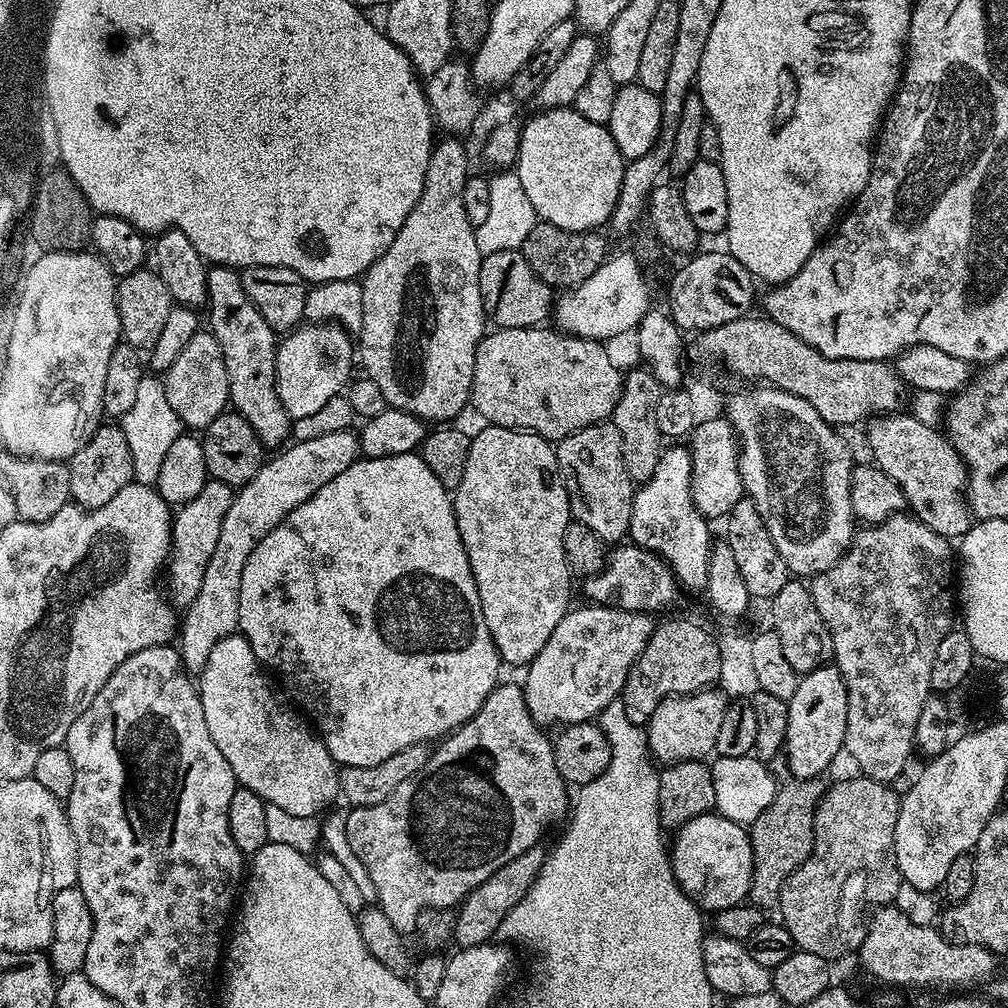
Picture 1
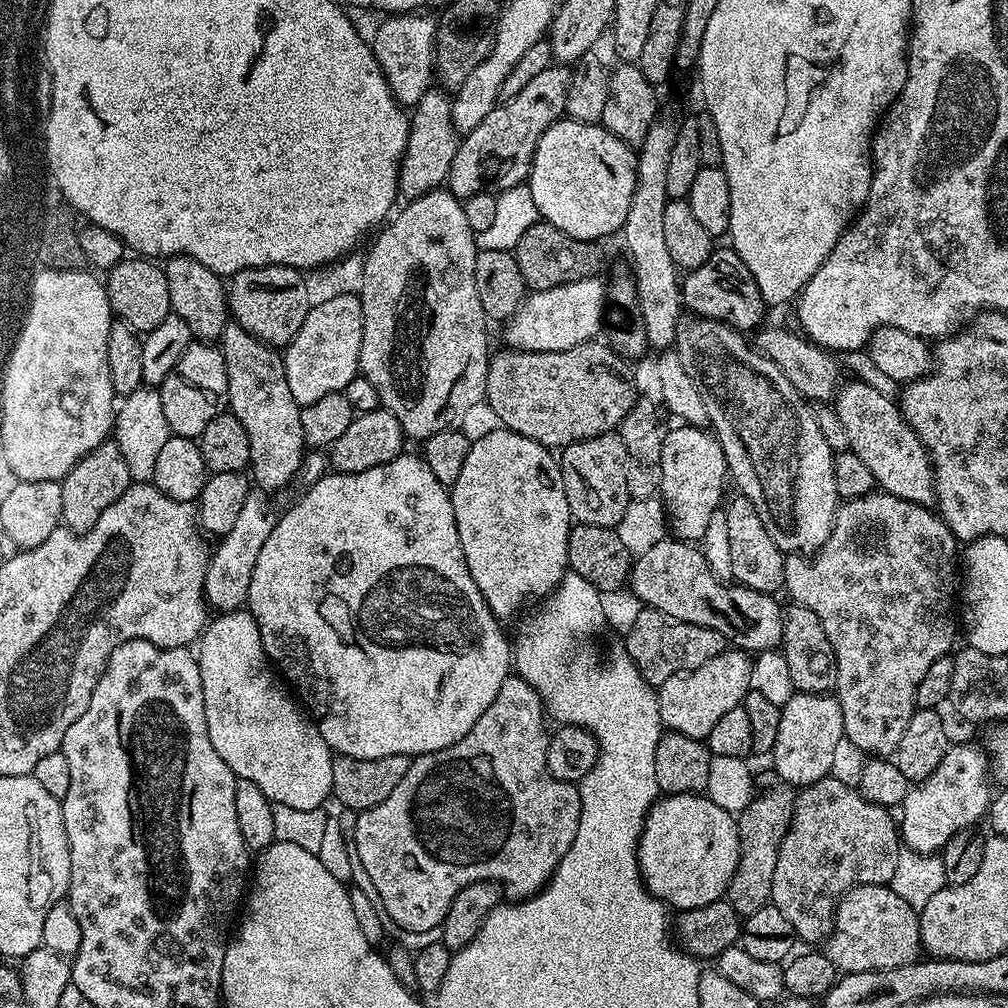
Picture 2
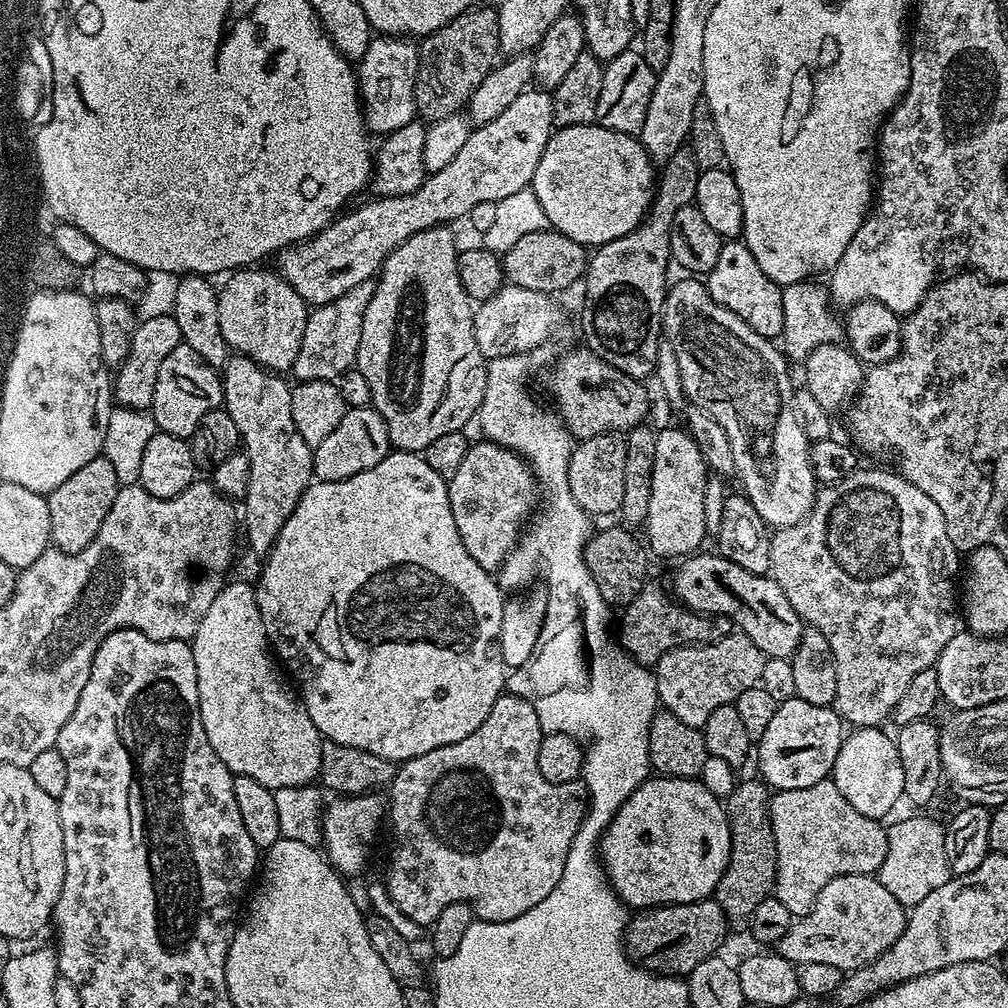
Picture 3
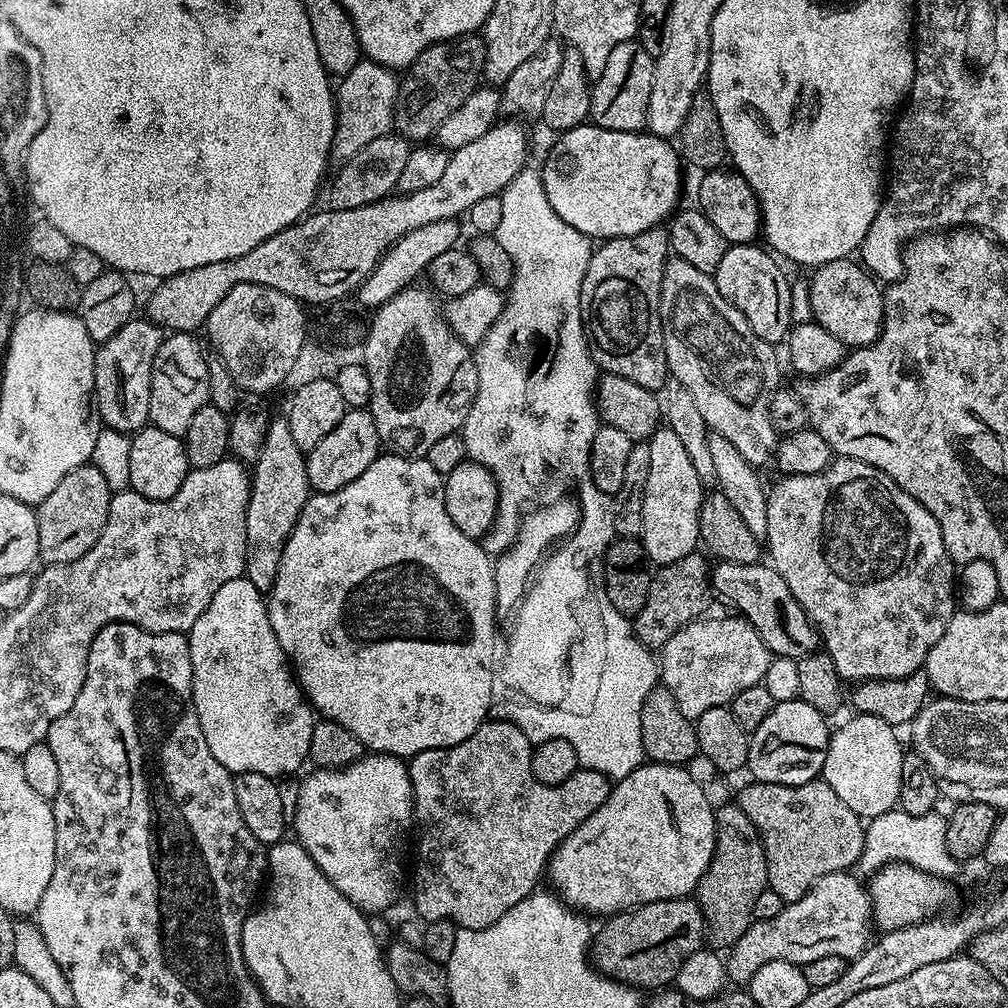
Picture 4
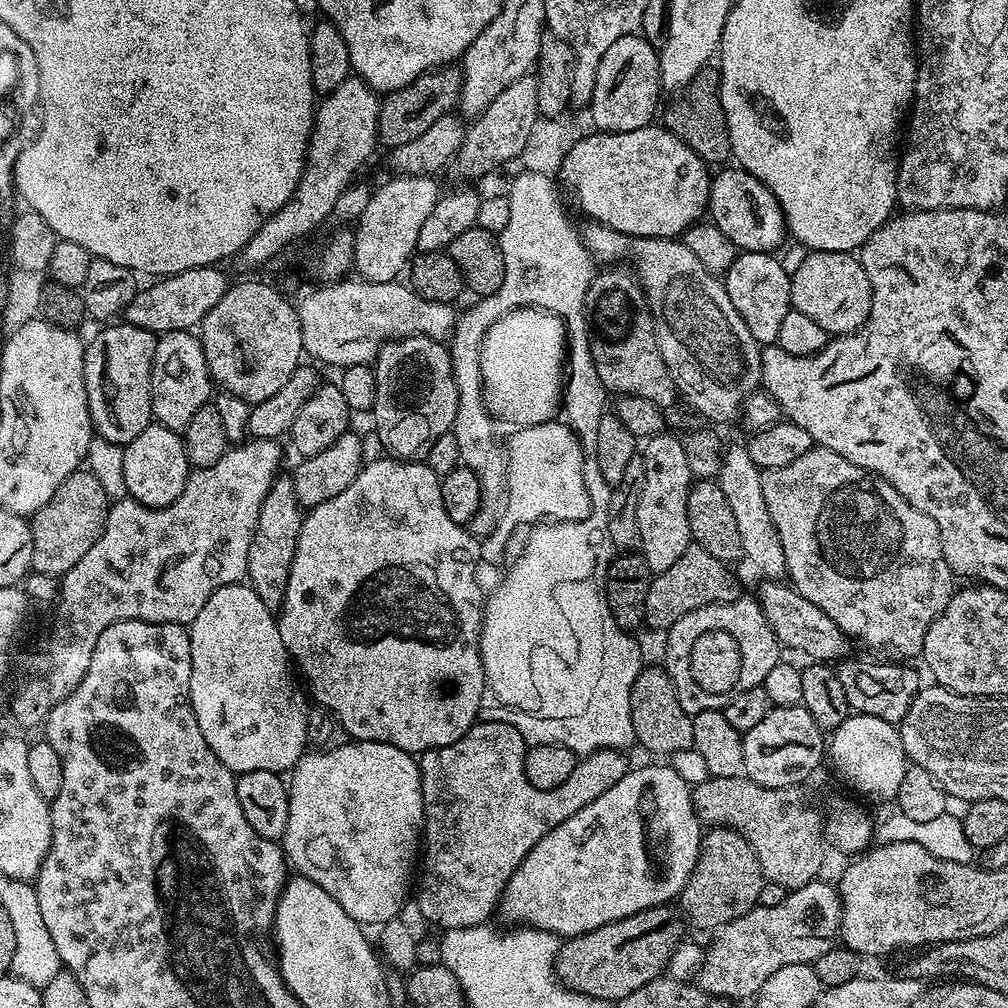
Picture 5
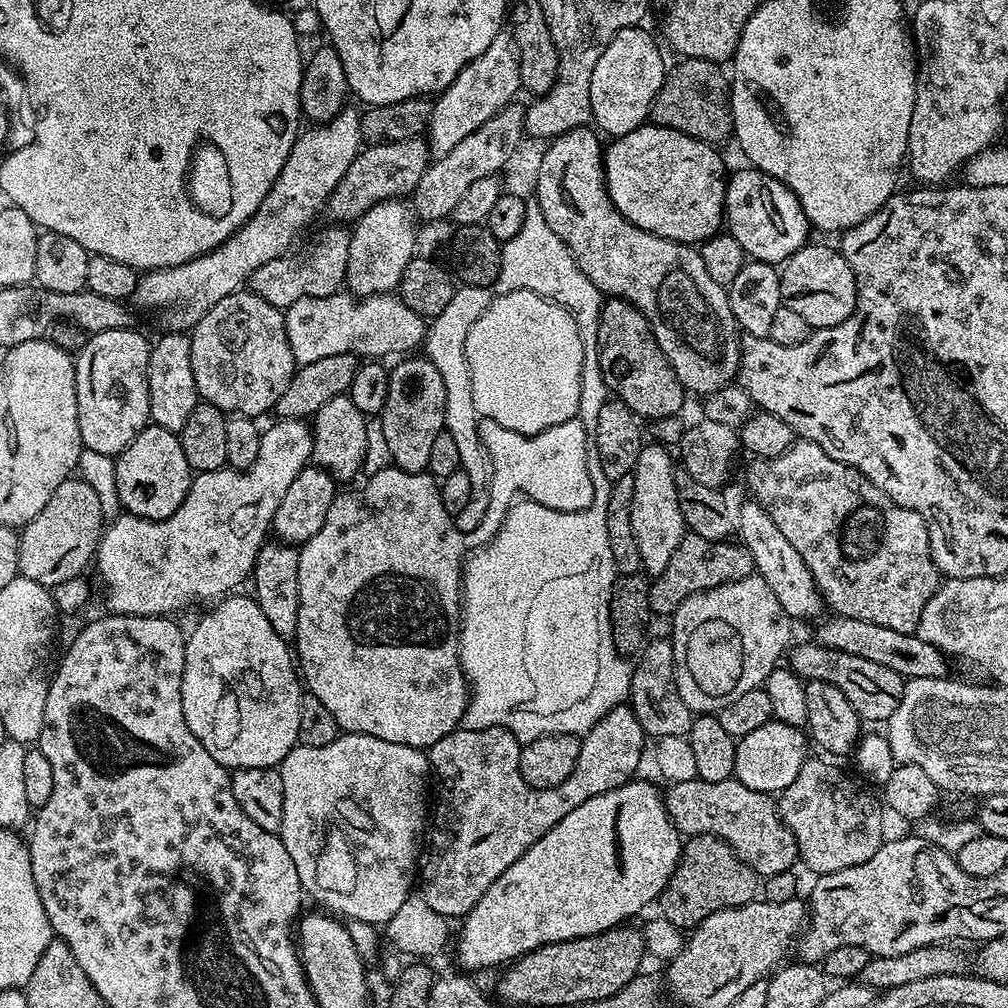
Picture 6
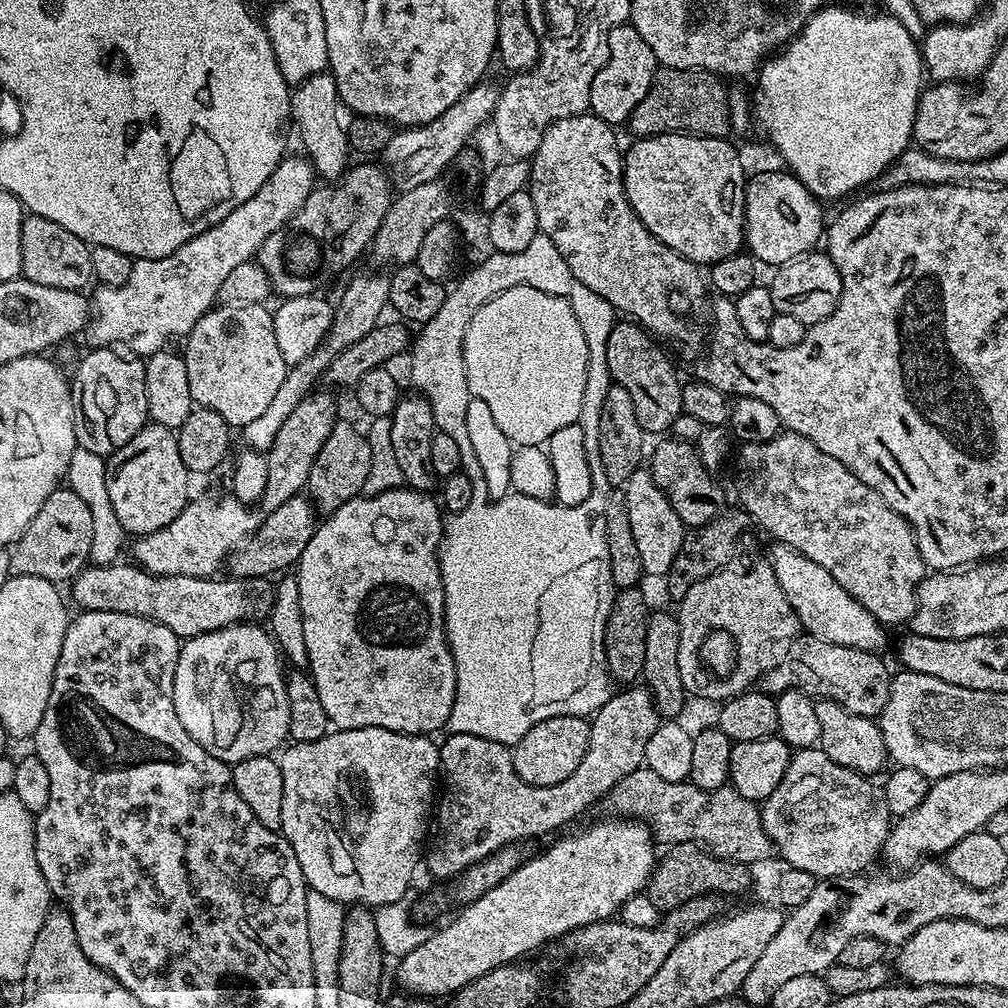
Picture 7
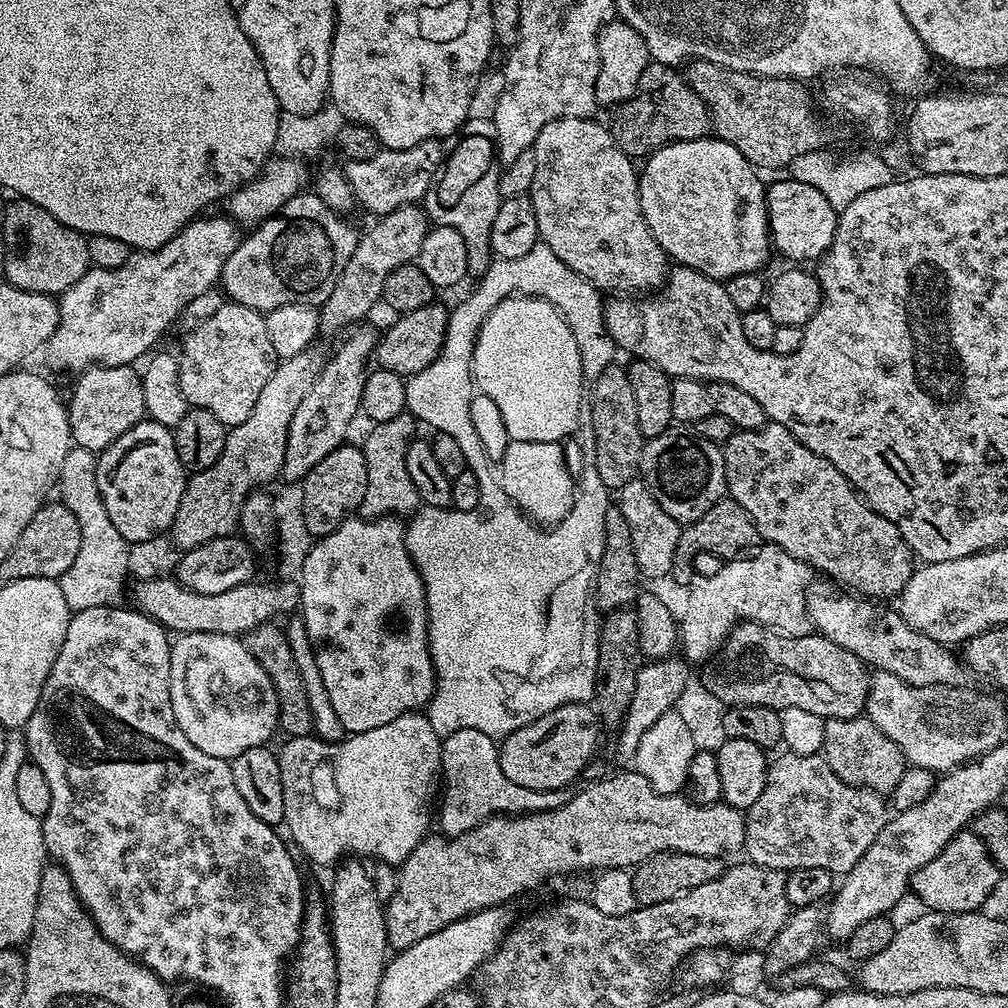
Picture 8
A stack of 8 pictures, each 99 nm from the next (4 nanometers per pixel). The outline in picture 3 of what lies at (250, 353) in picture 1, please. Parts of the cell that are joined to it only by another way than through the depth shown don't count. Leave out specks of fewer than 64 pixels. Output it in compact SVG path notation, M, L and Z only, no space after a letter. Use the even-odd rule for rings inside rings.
M239 354L229 355L226 366L222 369L224 385L225 412L234 418L234 426L238 426L238 434L243 451L248 454L250 462L250 486L242 497L242 536L248 539L248 548L259 558L267 557L276 544L278 534L282 534L282 526L286 526L286 518L294 514L294 506L302 498L302 494L313 483L312 454L314 449L302 442L302 434L298 434L298 426L294 426L294 413L290 411L292 388L284 381L283 375L262 367L258 362Z

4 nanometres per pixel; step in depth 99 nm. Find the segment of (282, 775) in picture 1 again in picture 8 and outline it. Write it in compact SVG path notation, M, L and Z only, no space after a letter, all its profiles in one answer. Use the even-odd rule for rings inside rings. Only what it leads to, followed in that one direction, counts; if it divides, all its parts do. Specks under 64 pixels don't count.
M177 635L170 654L170 702L174 706L174 718L182 734L186 734L186 738L190 738L190 742L194 742L202 754L210 754L219 760L231 762L246 750L265 747L269 743L268 739L278 732L280 703L274 686L239 635Z

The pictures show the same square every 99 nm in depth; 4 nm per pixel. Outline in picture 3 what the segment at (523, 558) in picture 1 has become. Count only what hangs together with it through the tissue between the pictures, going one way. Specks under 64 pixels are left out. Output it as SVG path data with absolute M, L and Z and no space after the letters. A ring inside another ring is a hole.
M491 442L483 443L473 443L469 447L466 458L462 461L459 470L454 473L454 478L447 481L448 497L450 510L454 510L454 526L458 526L462 546L466 546L470 558L474 558L478 566L482 566L487 572L495 573L512 548L516 546L530 517L537 511L541 491L537 487L535 474L523 457L500 445Z

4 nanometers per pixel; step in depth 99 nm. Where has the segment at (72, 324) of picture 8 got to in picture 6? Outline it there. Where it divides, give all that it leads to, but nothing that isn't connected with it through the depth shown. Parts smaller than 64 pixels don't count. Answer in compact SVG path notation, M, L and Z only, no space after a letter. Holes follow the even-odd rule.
M345 106L333 120L325 124L308 126L297 136L286 162L282 166L282 174L274 182L270 194L262 198L262 206L233 236L226 238L214 250L202 254L185 264L179 264L173 268L153 268L145 271L136 281L134 293L135 307L149 308L152 312L164 312L164 320L172 330L188 330L205 316L212 307L222 298L241 291L247 285L250 274L270 262L274 258L285 255L288 248L296 240L296 235L315 218L321 211L325 211L328 199L334 194L338 182L342 182L342 174L350 170L350 162L360 153L362 141L360 139L360 112L352 109L352 106Z

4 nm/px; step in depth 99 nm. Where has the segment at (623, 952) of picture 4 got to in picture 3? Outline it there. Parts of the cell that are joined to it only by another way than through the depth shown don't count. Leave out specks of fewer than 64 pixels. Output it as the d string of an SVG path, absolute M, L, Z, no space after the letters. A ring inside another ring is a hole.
M715 898L689 904L661 904L659 908L637 911L629 919L624 930L624 950L630 960L647 972L684 978L698 962L706 962L706 958L721 951L728 931L728 919Z

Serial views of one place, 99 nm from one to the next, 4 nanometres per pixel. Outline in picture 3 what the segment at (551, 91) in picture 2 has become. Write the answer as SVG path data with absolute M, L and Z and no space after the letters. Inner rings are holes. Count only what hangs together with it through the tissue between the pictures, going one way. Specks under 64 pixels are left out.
M529 87L494 122L473 127L454 162L425 175L424 185L418 190L405 196L371 198L353 212L337 215L309 240L275 253L275 271L298 290L309 306L334 302L346 290L354 290L358 282L373 279L384 265L384 259L398 250L406 238L427 228L447 225L452 222L448 220L459 216L467 217L478 202L497 204L502 198L510 198L510 194L529 187L553 131L551 95L539 87Z

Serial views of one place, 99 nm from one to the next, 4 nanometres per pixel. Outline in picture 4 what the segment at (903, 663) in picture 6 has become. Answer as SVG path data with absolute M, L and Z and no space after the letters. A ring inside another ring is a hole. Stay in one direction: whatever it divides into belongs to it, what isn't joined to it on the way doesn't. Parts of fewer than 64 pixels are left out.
M717 563L710 572L710 588L715 595L717 592L722 599L729 600L737 608L733 609L748 620L754 630L758 630L762 642L773 657L788 656L797 661L801 656L809 656L811 652L817 651L816 625L802 610L802 606L798 606L794 594L790 594L790 586L786 586L776 569L767 563Z

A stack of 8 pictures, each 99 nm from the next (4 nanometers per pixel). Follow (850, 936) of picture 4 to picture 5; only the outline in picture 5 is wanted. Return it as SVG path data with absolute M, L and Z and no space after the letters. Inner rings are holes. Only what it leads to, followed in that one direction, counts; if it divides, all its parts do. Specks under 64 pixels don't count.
M817 878L806 886L793 888L778 906L754 907L742 918L734 918L715 933L712 945L707 945L704 961L698 973L702 990L733 1002L755 997L756 992L782 966L811 964L822 958L834 946L840 931L840 894Z

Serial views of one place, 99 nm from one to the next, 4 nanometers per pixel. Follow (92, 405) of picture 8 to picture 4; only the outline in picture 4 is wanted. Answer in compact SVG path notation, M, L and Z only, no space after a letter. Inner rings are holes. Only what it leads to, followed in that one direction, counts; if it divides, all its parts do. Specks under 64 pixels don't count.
M133 318L126 322L126 326L122 326L122 330L118 330L118 334L114 334L114 338L97 347L94 386L96 408L100 412L103 427L135 434L149 423L154 354L158 354L158 346L162 346L164 337L165 333L159 324L147 318Z

